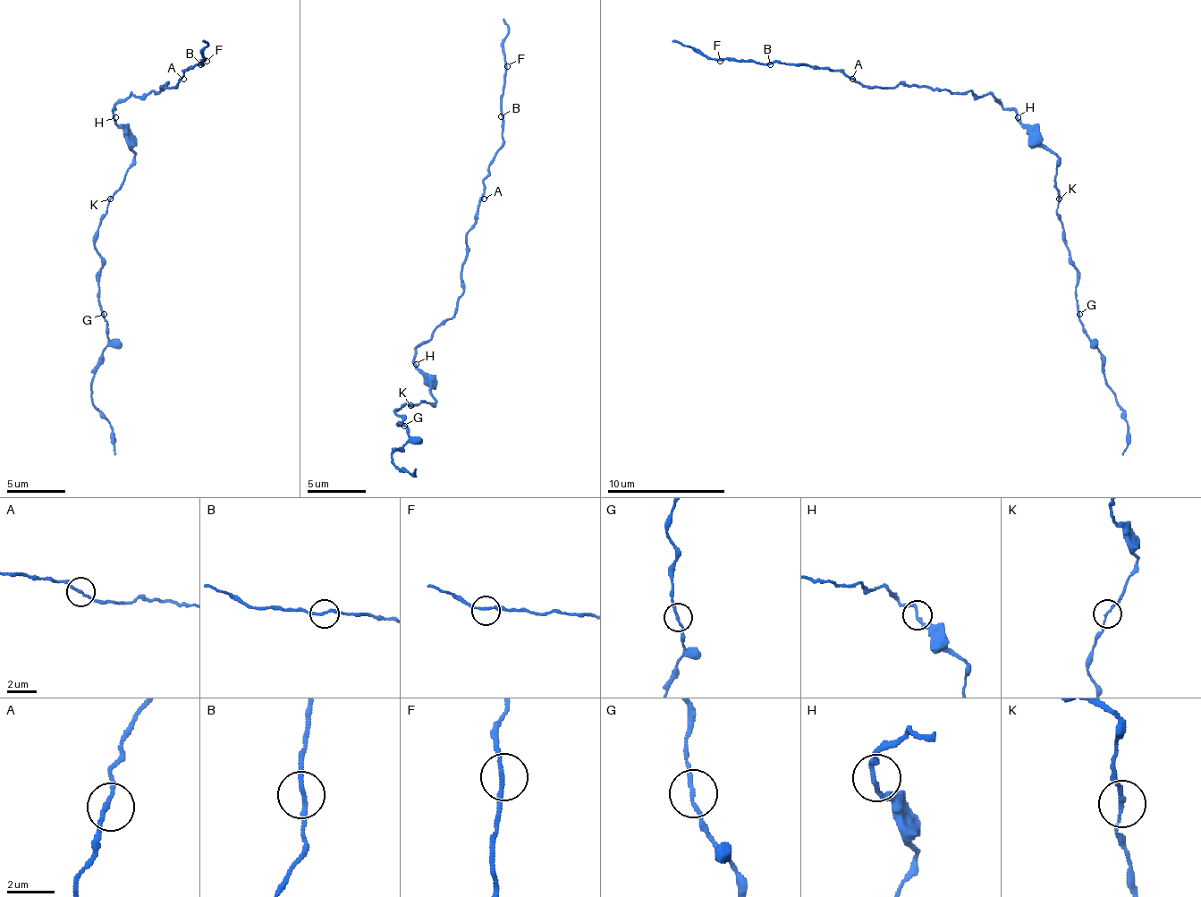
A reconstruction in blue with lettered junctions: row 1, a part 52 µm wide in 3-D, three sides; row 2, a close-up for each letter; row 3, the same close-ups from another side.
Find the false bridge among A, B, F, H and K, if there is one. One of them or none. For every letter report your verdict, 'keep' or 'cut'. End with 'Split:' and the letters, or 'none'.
A: keep
B: keep
F: keep
H: keep
K: keep
Split: none

